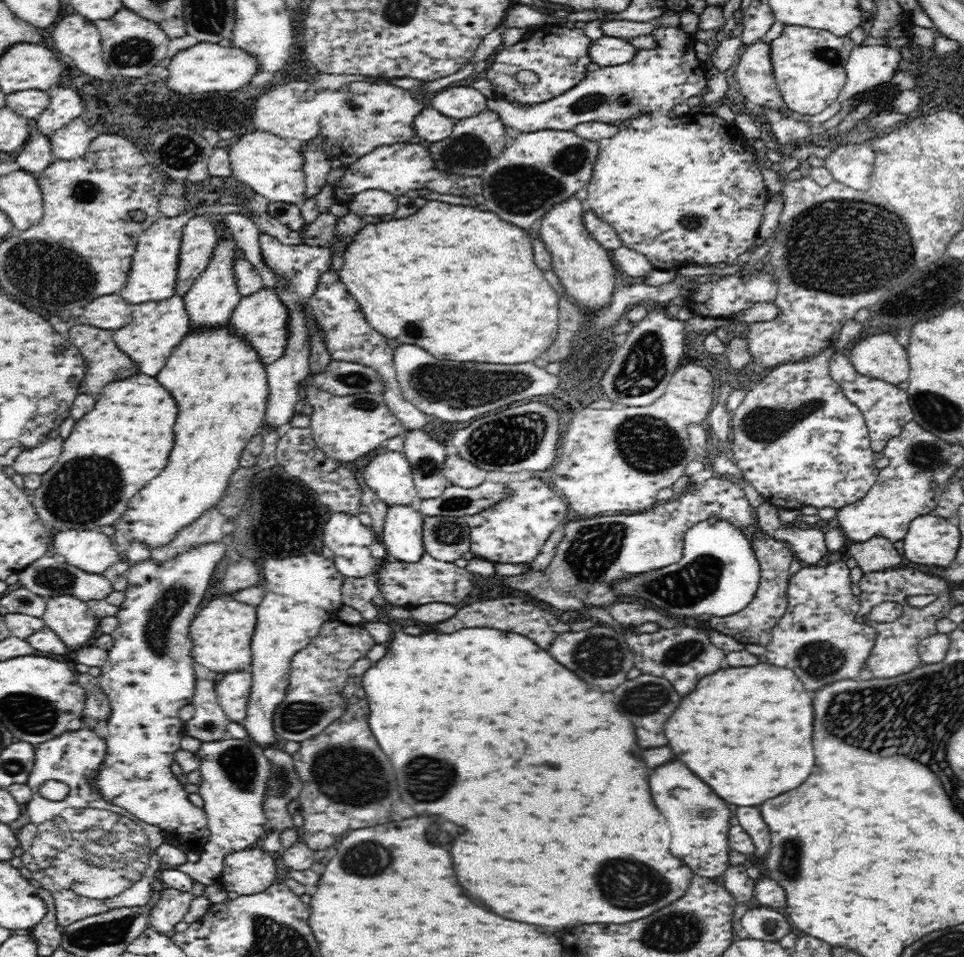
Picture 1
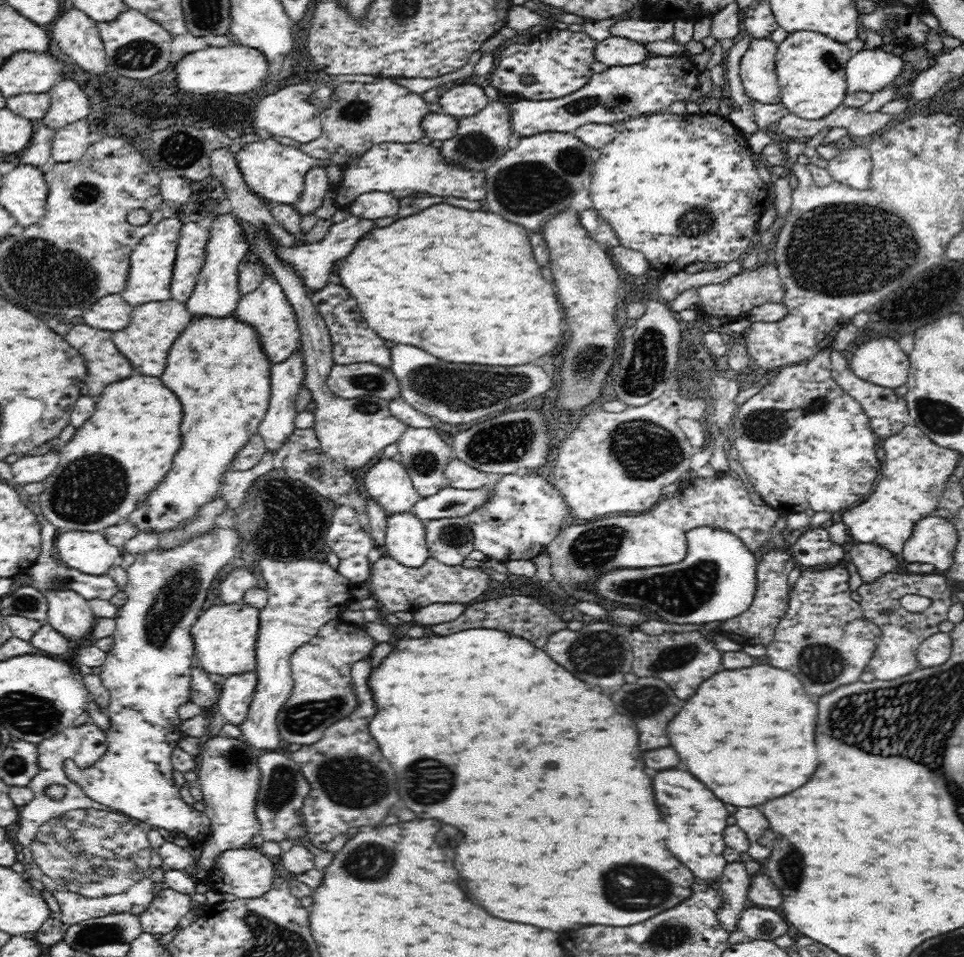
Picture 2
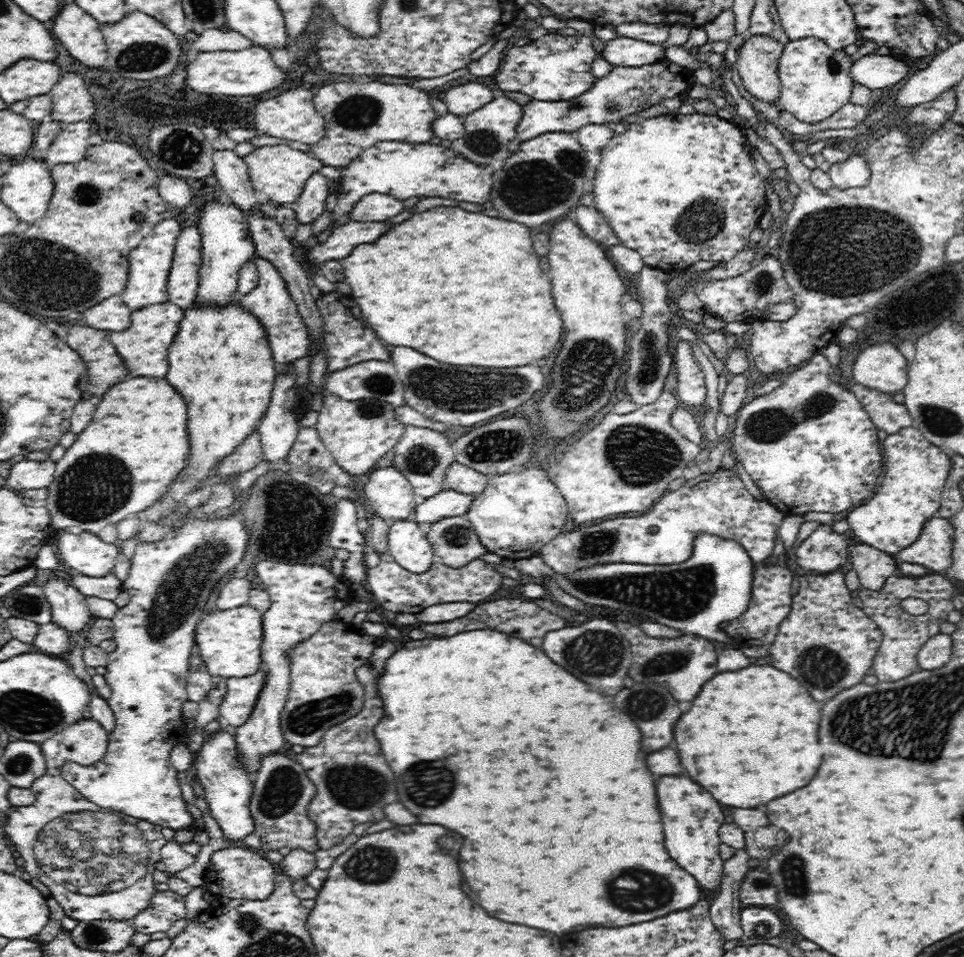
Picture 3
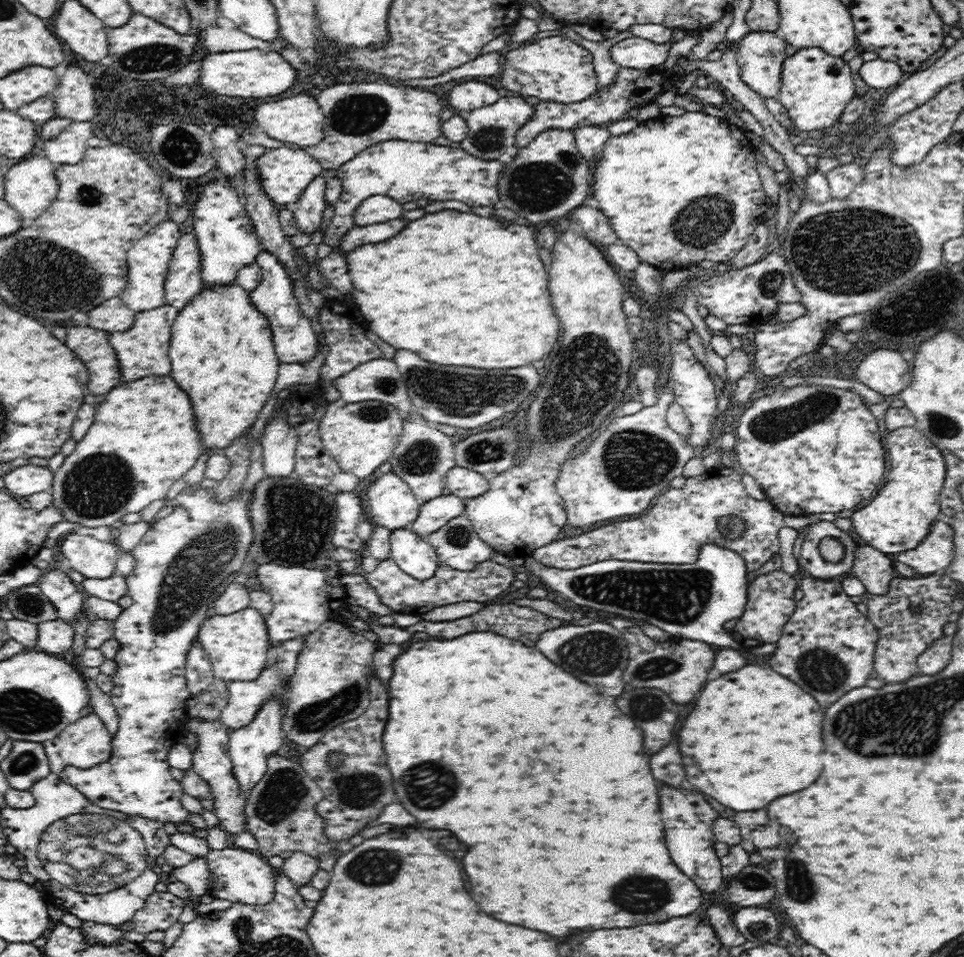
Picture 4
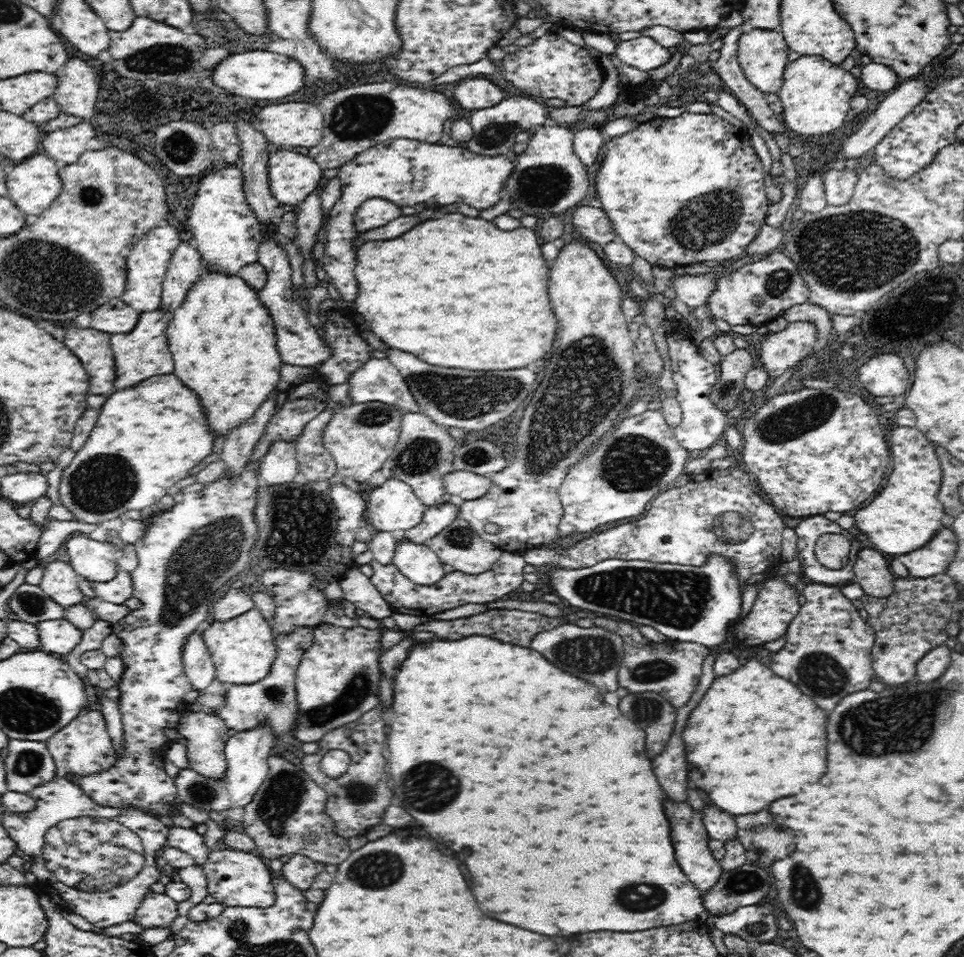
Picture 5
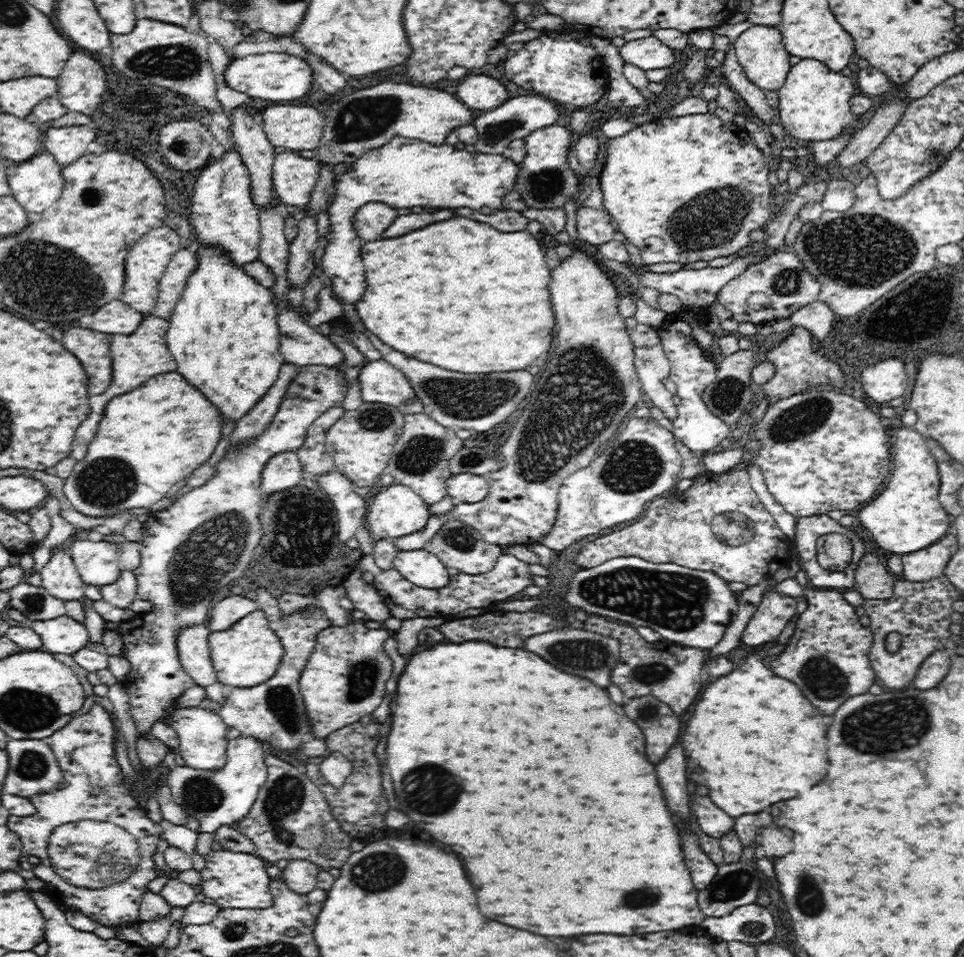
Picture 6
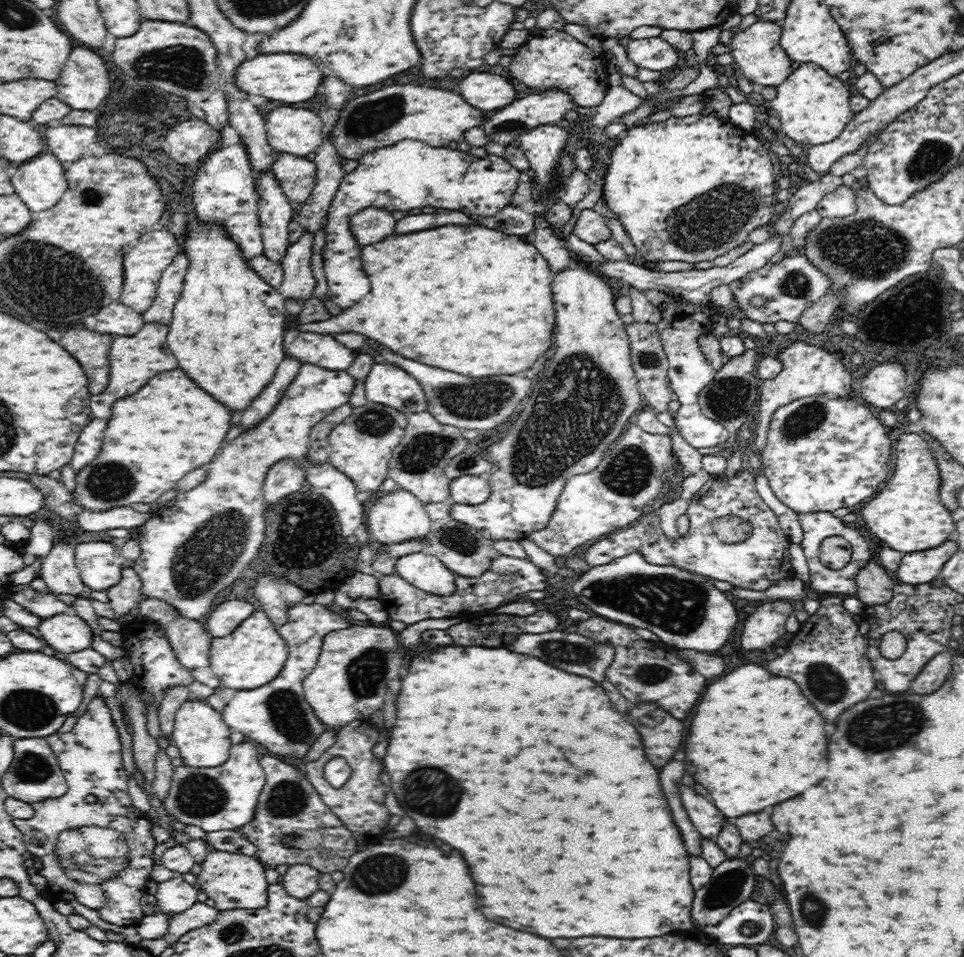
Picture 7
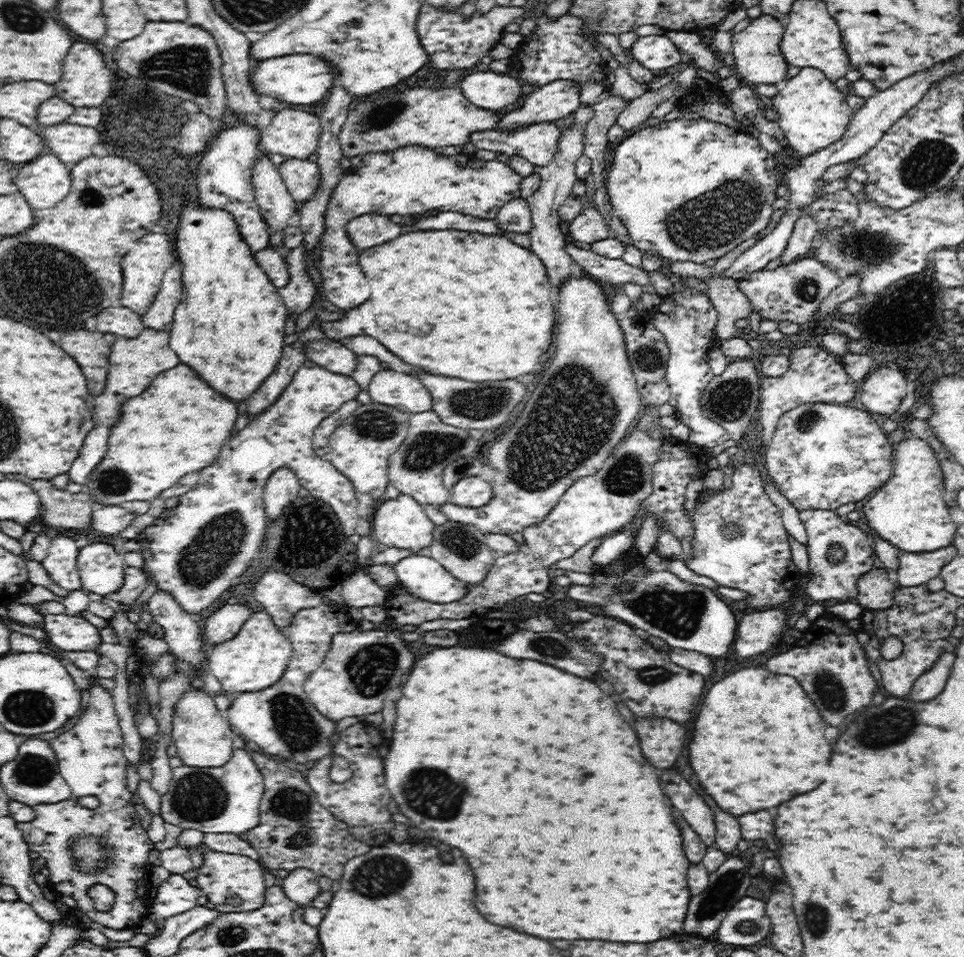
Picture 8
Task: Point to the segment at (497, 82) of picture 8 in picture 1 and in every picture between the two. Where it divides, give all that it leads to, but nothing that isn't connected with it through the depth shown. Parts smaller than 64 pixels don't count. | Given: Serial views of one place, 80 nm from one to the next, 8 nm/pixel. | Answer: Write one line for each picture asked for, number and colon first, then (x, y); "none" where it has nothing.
1: (461, 102)
2: (464, 100)
3: (464, 99)
4: (471, 95)
5: (474, 93)
6: (479, 92)
7: (487, 92)

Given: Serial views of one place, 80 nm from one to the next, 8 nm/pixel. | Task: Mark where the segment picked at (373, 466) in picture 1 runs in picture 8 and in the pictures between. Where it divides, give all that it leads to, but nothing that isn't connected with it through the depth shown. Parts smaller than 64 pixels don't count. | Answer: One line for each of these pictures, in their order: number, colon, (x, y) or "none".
2: (386, 482)
3: (392, 498)
4: (393, 505)
5: (393, 507)
6: (397, 511)
7: (395, 518)
8: (402, 523)

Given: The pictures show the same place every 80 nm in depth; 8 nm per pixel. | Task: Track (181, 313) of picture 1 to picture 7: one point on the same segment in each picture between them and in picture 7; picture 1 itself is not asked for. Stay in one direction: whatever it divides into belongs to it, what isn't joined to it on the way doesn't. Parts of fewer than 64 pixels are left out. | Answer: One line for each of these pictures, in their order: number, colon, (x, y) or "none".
2: (154, 326)
3: (143, 346)
4: (141, 350)
5: (142, 353)
6: (135, 357)
7: (135, 359)

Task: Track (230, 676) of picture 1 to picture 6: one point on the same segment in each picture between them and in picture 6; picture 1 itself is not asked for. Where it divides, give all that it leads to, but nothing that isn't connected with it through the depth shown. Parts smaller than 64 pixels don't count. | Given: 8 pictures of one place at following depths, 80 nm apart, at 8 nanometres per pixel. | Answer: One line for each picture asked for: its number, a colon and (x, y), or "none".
2: (236, 693)
3: (242, 693)
4: (246, 698)
5: (272, 701)
6: (274, 712)

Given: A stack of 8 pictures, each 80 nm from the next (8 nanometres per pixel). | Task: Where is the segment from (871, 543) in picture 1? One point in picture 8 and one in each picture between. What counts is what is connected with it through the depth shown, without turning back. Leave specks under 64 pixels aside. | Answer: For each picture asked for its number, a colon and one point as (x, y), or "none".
2: (872, 562)
3: (873, 567)
4: (874, 569)
5: (872, 573)
6: (873, 581)
7: (875, 587)
8: (875, 592)

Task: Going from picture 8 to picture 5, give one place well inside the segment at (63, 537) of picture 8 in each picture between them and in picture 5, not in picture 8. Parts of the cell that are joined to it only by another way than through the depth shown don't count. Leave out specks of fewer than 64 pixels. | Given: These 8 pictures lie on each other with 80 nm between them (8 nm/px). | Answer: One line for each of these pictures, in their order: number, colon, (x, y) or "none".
5: (60, 581)
6: (60, 578)
7: (58, 570)

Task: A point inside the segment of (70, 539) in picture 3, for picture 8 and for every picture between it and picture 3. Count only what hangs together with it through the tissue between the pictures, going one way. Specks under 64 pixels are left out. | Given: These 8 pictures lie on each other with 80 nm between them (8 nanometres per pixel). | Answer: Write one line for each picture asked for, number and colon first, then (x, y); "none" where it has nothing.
4: (93, 558)
5: (96, 561)
6: (98, 563)
7: (100, 564)
8: (102, 570)

